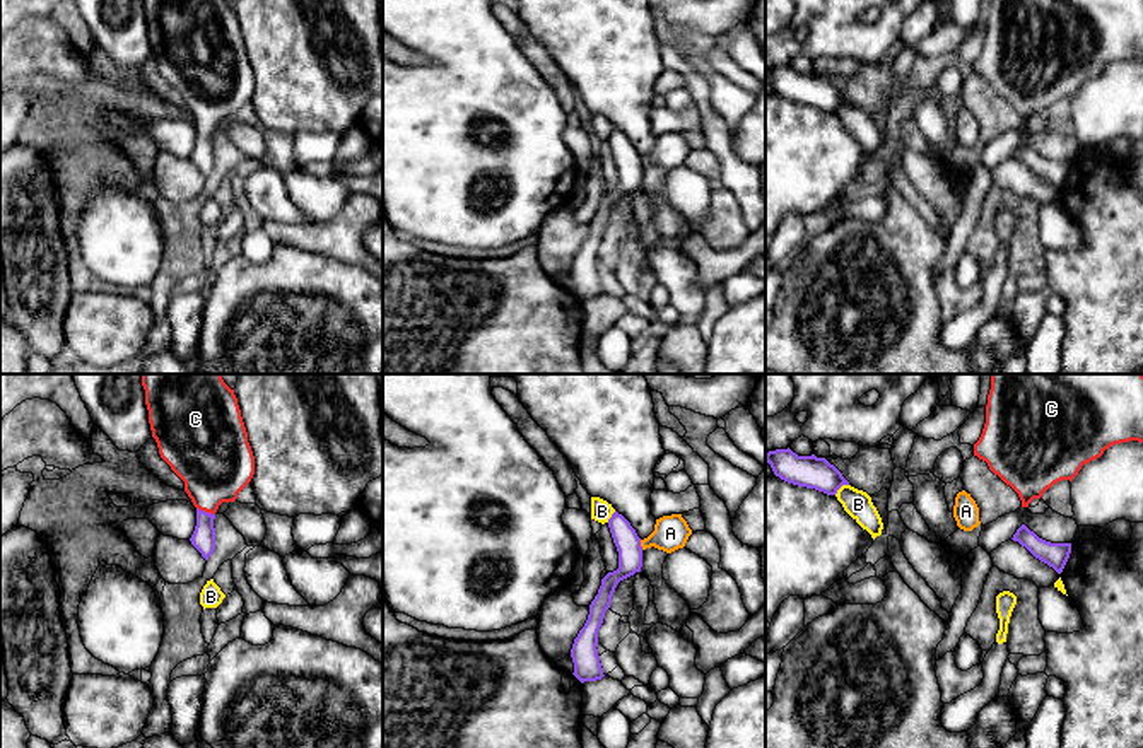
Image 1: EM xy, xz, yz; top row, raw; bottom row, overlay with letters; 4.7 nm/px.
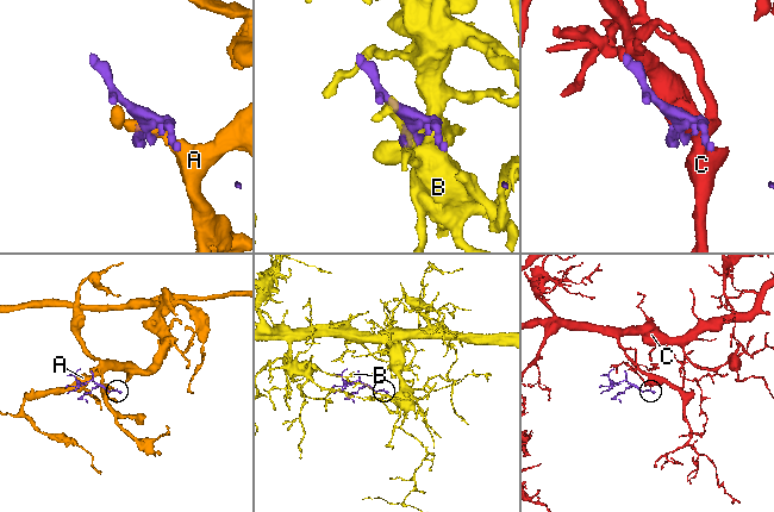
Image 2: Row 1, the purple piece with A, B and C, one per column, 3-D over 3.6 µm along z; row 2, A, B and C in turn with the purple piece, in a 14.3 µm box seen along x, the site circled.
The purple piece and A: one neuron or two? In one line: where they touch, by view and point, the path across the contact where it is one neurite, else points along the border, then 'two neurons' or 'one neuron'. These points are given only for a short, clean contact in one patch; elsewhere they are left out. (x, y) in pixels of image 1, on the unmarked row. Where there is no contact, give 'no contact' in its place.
xz (639, 163) | along xz (639, 157), (643, 166) | two neurons

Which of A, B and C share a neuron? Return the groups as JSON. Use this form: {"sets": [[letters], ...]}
{"sets": [["A"], ["B"], ["C"]]}

